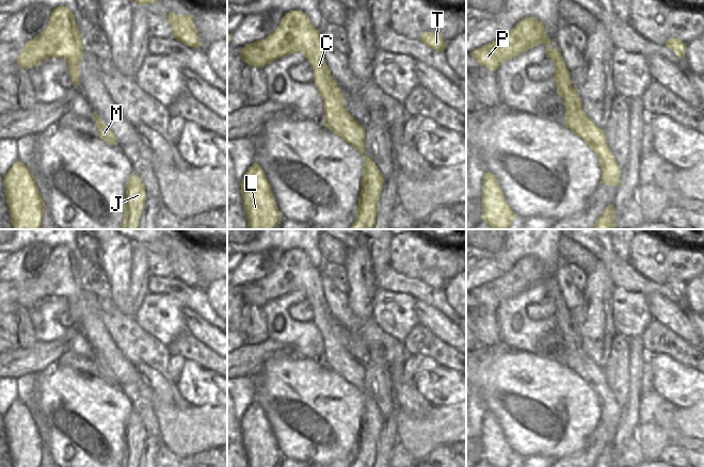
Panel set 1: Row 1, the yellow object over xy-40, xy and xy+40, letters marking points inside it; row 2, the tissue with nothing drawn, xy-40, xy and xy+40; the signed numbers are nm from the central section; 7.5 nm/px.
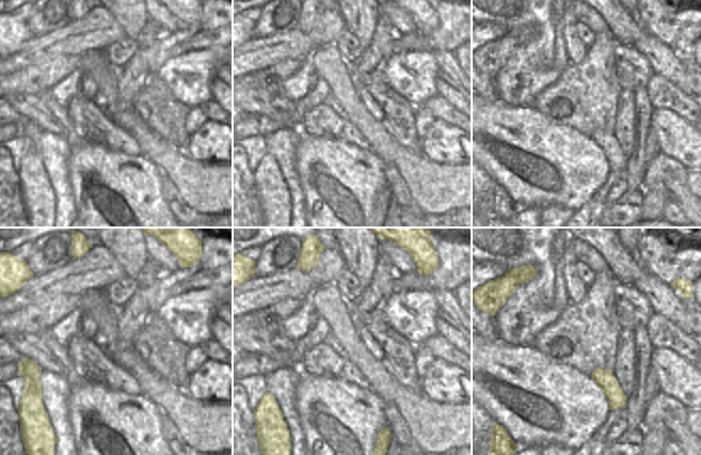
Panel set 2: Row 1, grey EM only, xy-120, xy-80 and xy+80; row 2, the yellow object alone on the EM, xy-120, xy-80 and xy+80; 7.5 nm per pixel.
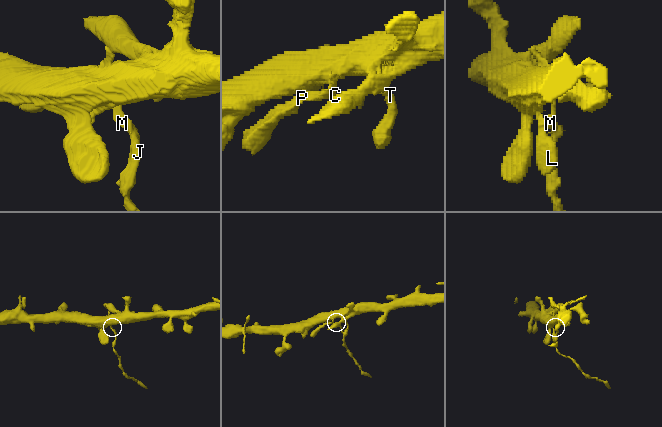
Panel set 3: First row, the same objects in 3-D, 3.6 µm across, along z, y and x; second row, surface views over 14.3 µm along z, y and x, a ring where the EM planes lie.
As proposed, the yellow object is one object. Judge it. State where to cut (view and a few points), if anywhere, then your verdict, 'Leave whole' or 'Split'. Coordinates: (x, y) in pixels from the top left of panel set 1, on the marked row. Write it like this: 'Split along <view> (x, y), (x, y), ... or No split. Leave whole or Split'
Split along xy (342, 106), (339, 112), (333, 114), (333, 125), (329, 128). Split

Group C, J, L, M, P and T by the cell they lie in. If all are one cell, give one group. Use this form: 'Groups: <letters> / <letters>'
Groups: C L P T / J M

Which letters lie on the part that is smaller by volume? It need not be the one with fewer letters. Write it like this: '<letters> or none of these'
J, M

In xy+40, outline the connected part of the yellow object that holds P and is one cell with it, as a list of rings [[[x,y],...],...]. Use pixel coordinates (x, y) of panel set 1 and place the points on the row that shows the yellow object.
[[[526,17],[522,19],[505,36],[475,49],[469,54],[481,66],[497,70],[502,62],[507,62],[541,43],[546,44],[546,58],[550,58],[555,64],[555,74],[553,77],[557,84],[557,94],[563,99],[565,106],[565,127],[569,129],[572,127],[572,114],[579,113],[582,103],[580,97],[572,86],[570,71],[561,57],[561,52],[550,48],[550,38],[546,37],[546,31],[538,19],[534,17]]]

